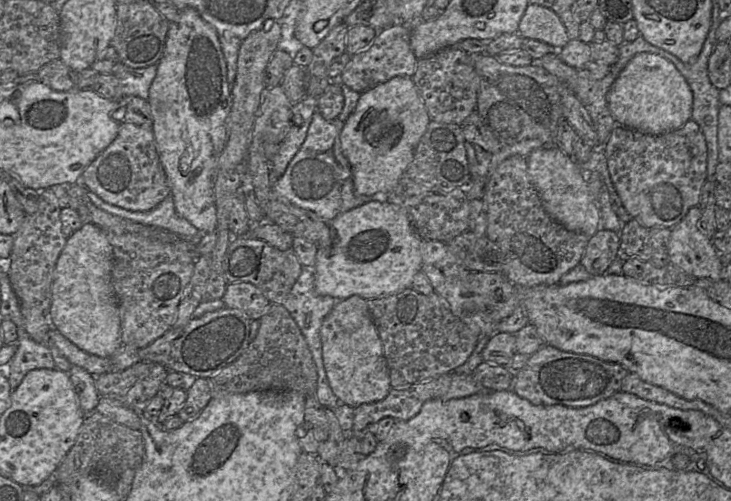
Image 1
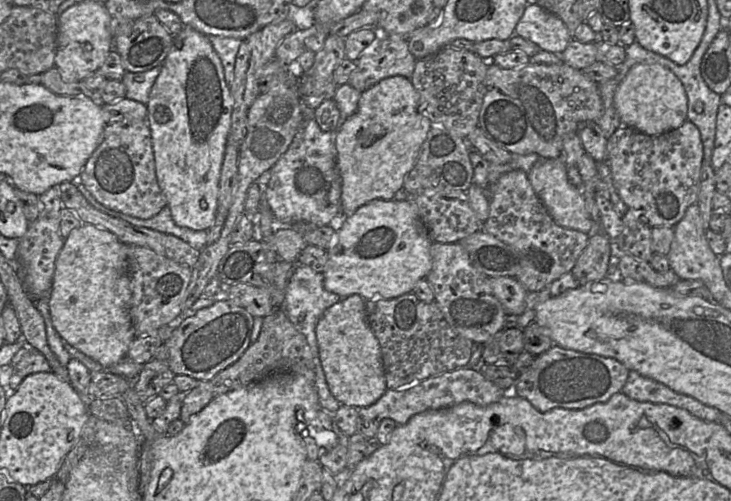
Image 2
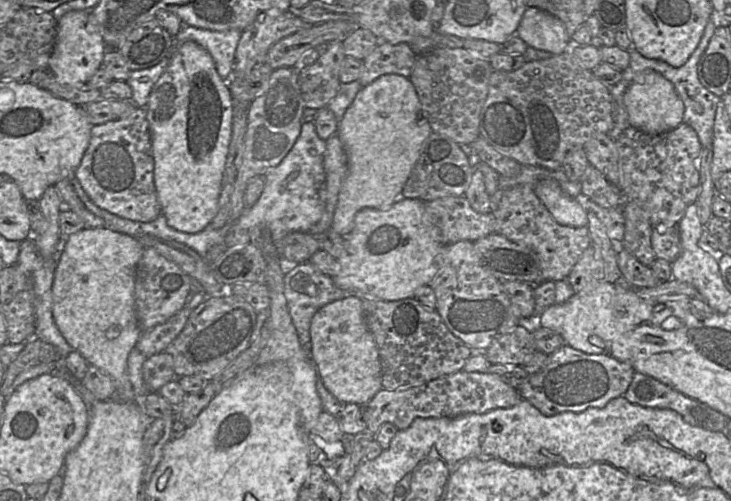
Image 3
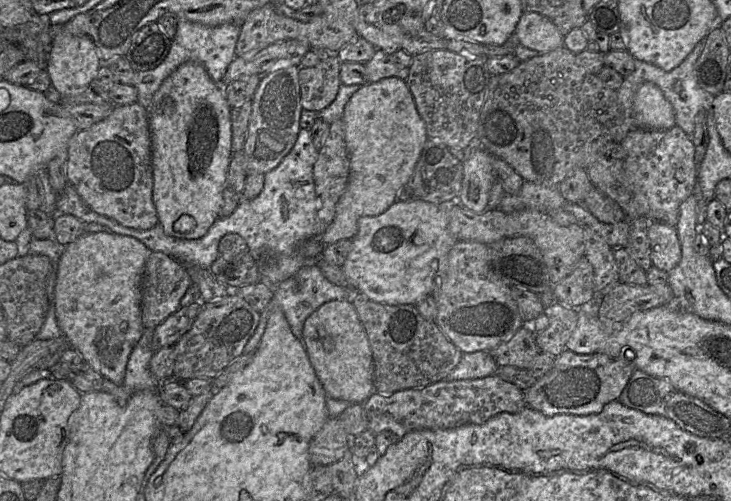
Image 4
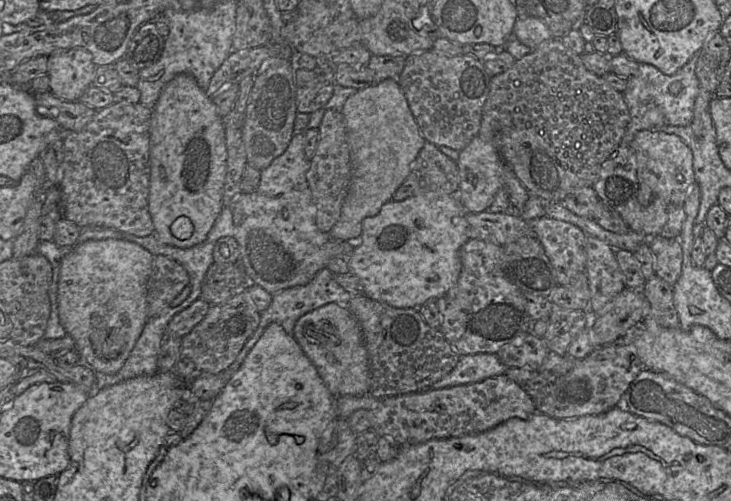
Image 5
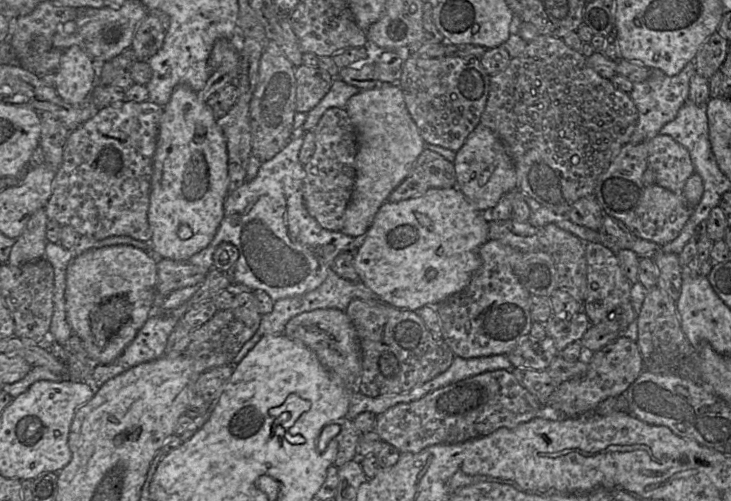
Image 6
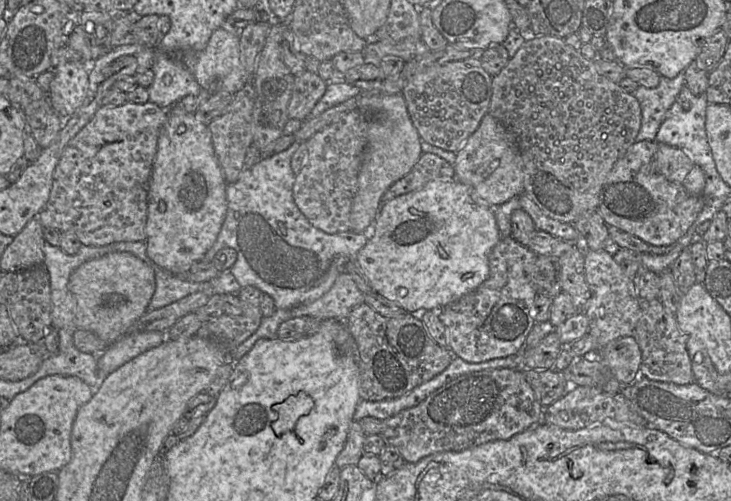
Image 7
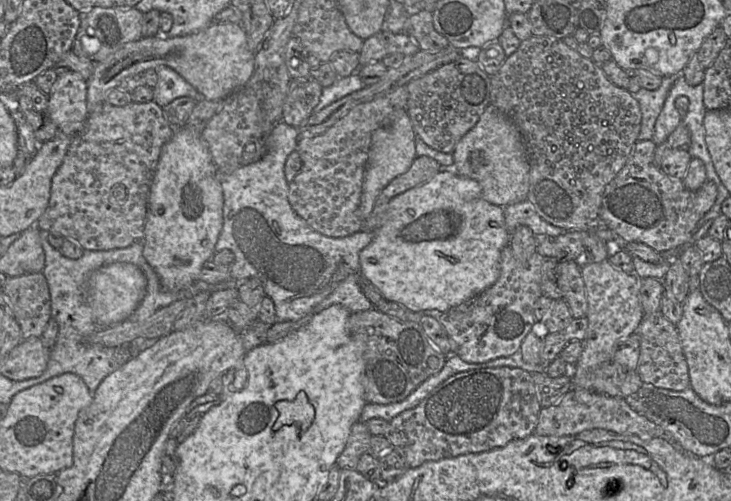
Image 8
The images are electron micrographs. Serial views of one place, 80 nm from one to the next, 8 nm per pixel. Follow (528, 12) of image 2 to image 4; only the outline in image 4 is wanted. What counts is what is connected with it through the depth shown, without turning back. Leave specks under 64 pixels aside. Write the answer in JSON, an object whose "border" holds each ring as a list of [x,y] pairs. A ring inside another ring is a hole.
{"border":[[[523,12],[513,34],[517,44],[546,53],[564,46],[564,35],[547,17],[537,12]]]}

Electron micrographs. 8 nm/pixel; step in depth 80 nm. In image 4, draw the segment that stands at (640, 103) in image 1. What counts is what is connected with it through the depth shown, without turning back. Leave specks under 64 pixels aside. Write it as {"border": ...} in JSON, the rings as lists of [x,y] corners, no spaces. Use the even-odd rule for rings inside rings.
{"border":[[[652,82],[643,83],[633,100],[637,127],[653,130],[668,130],[676,125],[675,112],[661,89]]]}

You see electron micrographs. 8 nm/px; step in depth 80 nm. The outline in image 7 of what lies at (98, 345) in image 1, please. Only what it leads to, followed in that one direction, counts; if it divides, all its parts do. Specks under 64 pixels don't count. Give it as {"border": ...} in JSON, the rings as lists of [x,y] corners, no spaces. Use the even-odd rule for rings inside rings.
{"border":[[[111,252],[83,263],[69,279],[77,330],[95,333],[107,346],[114,344],[148,311],[155,287],[151,266],[129,252]]]}

